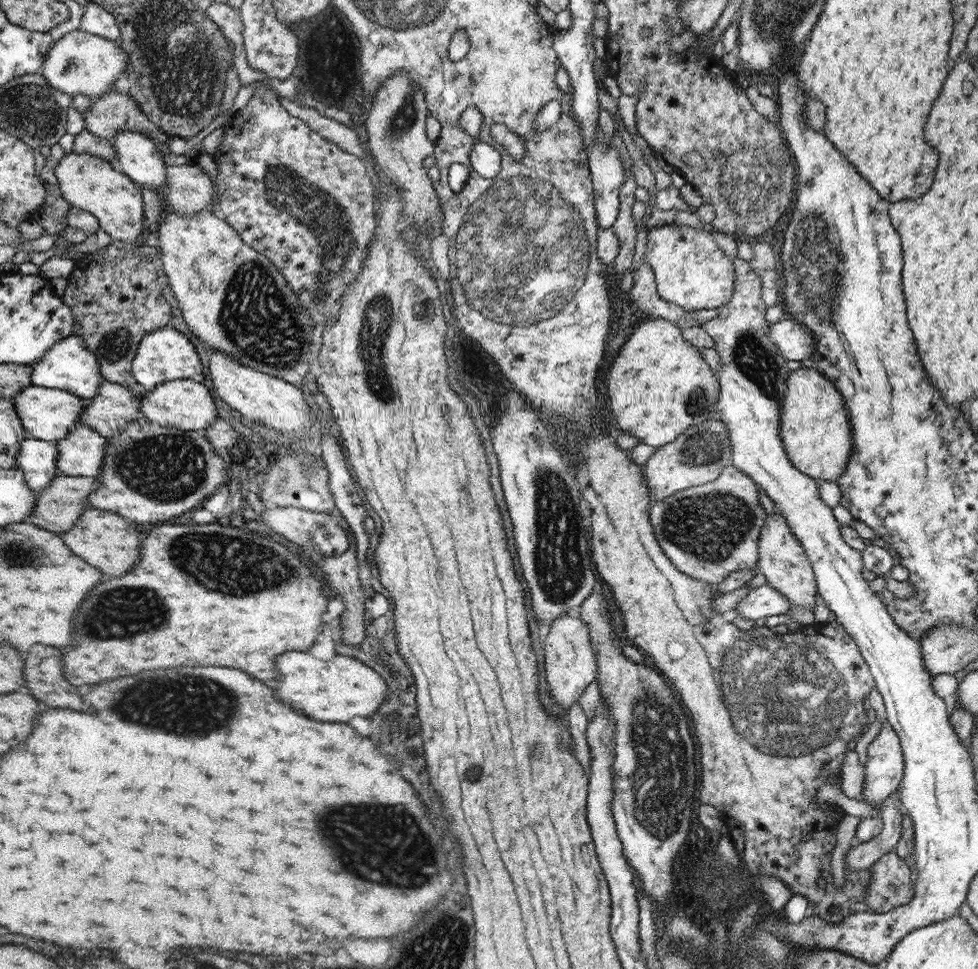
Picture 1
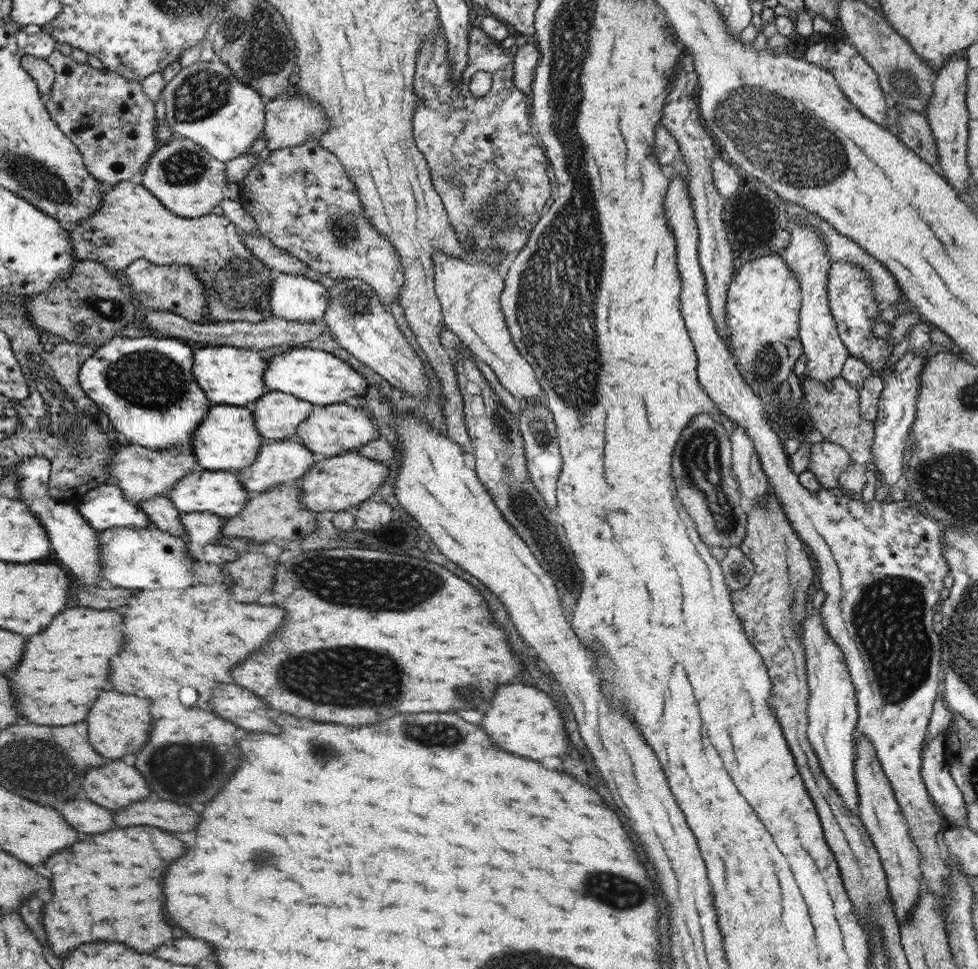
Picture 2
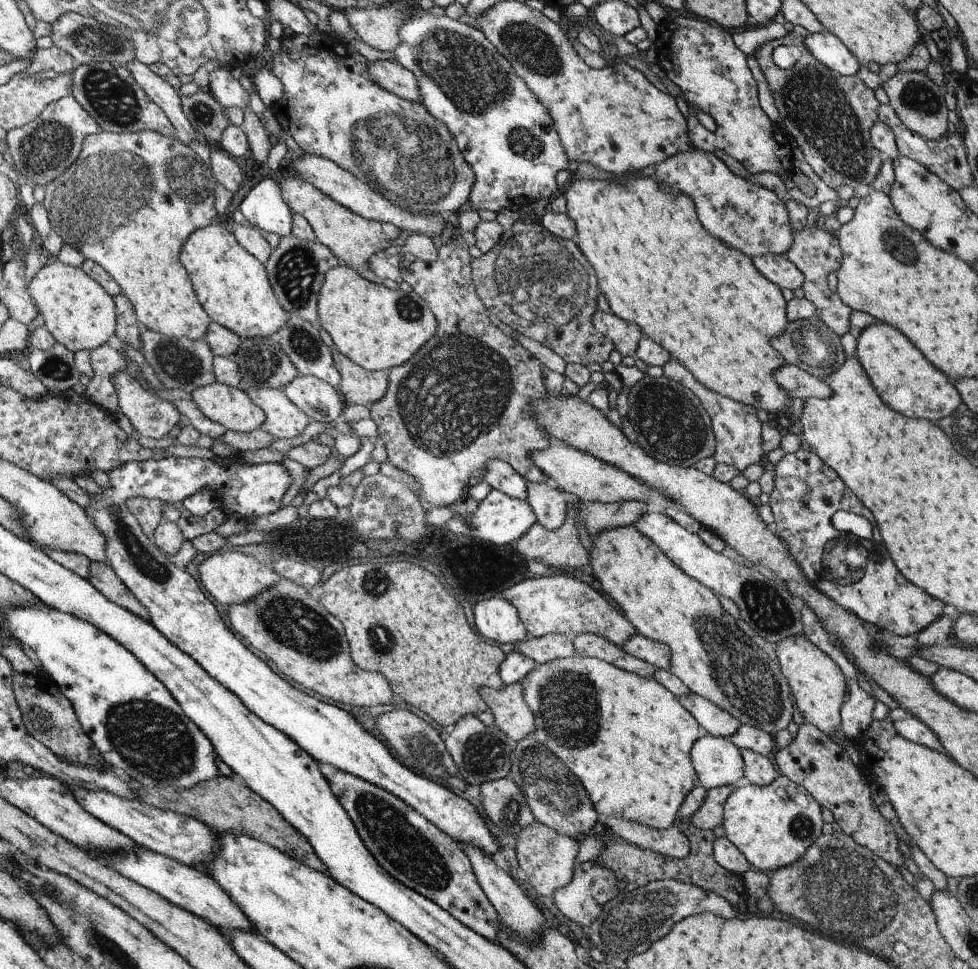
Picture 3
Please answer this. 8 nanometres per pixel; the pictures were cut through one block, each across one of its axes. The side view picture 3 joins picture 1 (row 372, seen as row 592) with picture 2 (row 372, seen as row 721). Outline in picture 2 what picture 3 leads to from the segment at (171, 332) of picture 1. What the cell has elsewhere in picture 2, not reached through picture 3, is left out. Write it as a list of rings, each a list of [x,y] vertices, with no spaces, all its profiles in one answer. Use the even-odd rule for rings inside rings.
[[[294,348],[288,352],[267,355],[268,370],[265,374],[267,390],[286,392],[292,396],[298,396],[300,400],[306,400],[314,405],[329,405],[341,403],[343,400],[353,403],[361,398],[365,392],[370,392],[367,380],[354,370],[348,363],[340,358],[318,348]]]

